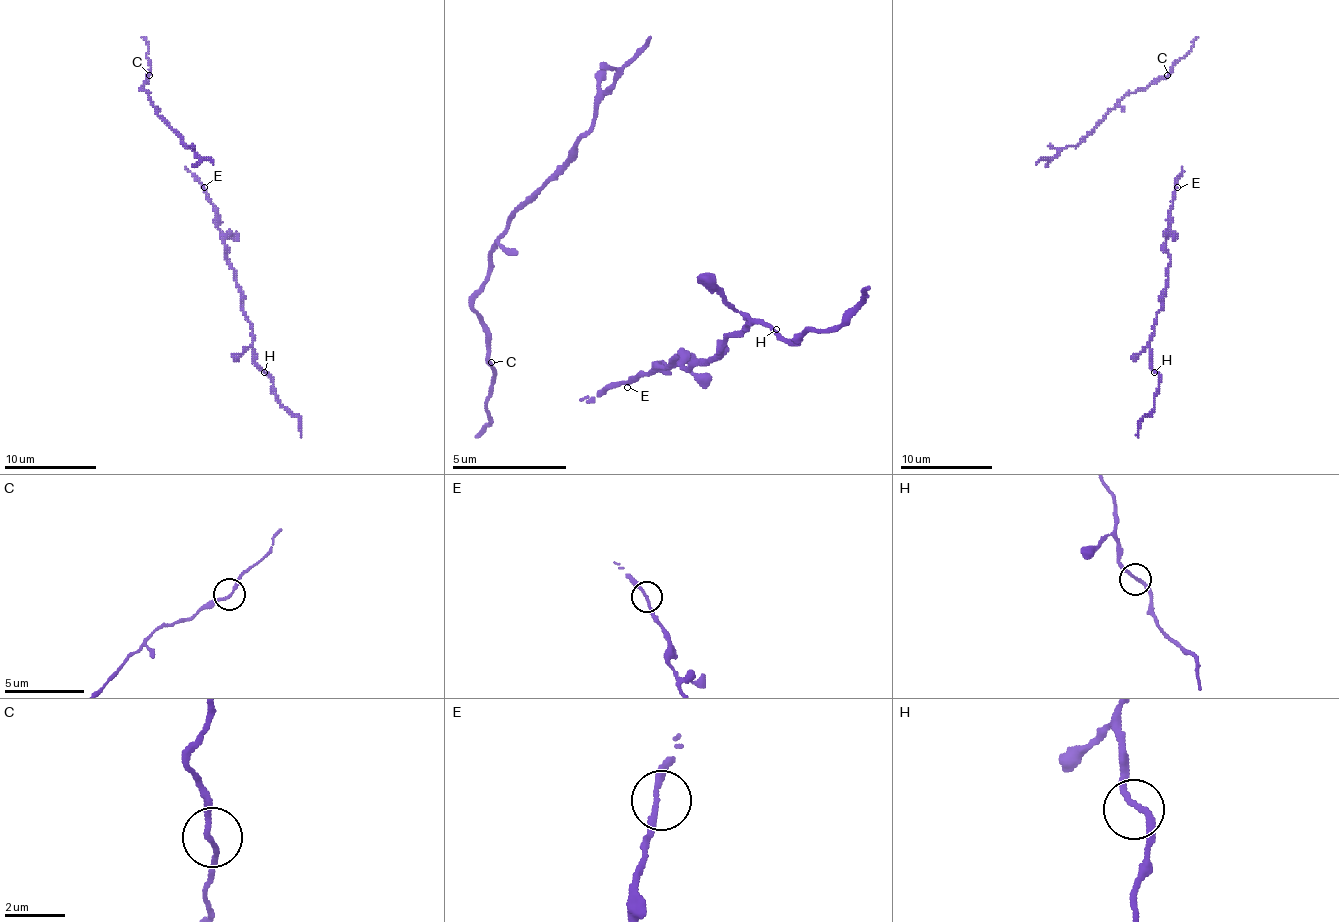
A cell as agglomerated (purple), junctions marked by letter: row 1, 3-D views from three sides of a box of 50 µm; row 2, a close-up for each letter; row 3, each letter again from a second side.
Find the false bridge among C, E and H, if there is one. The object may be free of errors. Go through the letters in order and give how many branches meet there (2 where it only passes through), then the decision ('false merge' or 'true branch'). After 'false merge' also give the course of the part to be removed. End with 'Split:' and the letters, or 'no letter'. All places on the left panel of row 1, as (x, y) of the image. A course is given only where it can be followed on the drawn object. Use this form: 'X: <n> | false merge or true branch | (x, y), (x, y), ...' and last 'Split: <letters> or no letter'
C: 2 | false merge | (148, 74), (141, 88), (148, 93), (155, 113), (188, 146), (213, 164)
E: 2 | true branch
H: 2 | true branch
Split: C

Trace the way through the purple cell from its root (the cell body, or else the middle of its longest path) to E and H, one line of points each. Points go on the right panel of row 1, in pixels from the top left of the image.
E: (1170, 213), (1173, 194), (1177, 187)
H: (1170, 213), (1166, 241), (1170, 266), (1149, 342), (1149, 368), (1154, 372)

